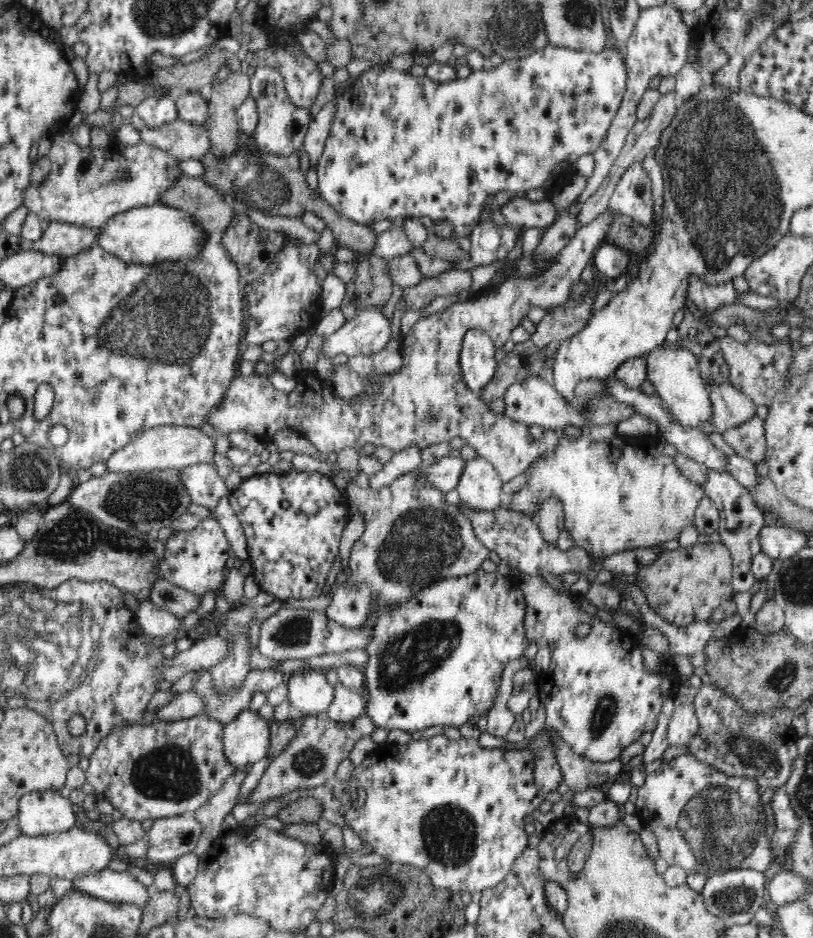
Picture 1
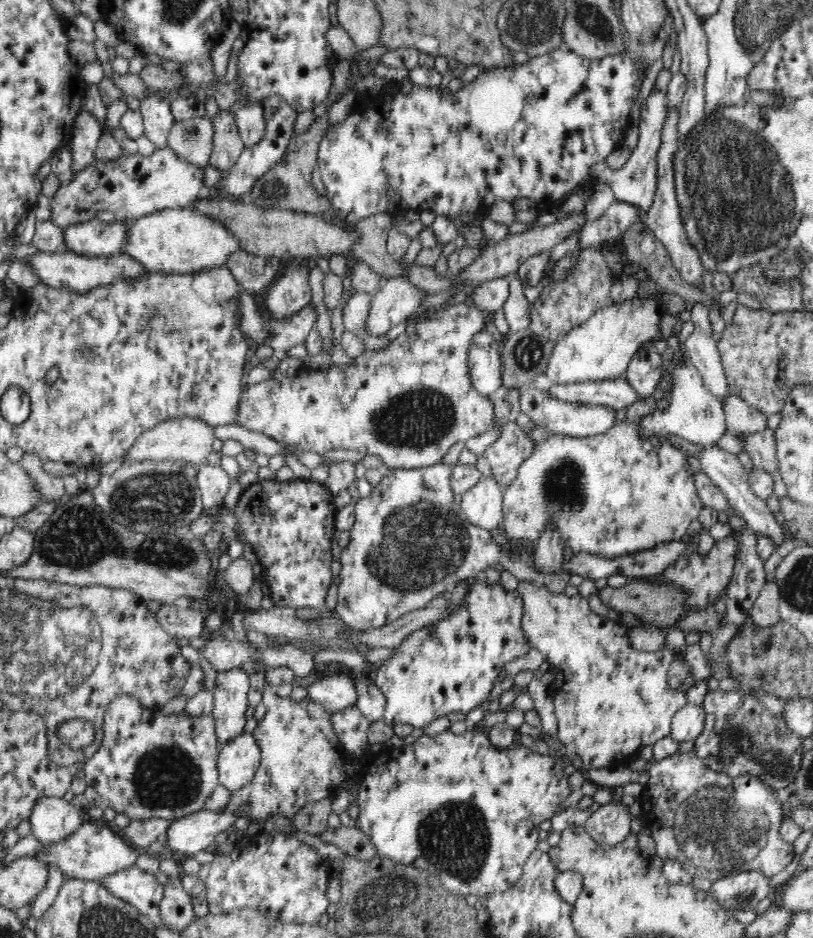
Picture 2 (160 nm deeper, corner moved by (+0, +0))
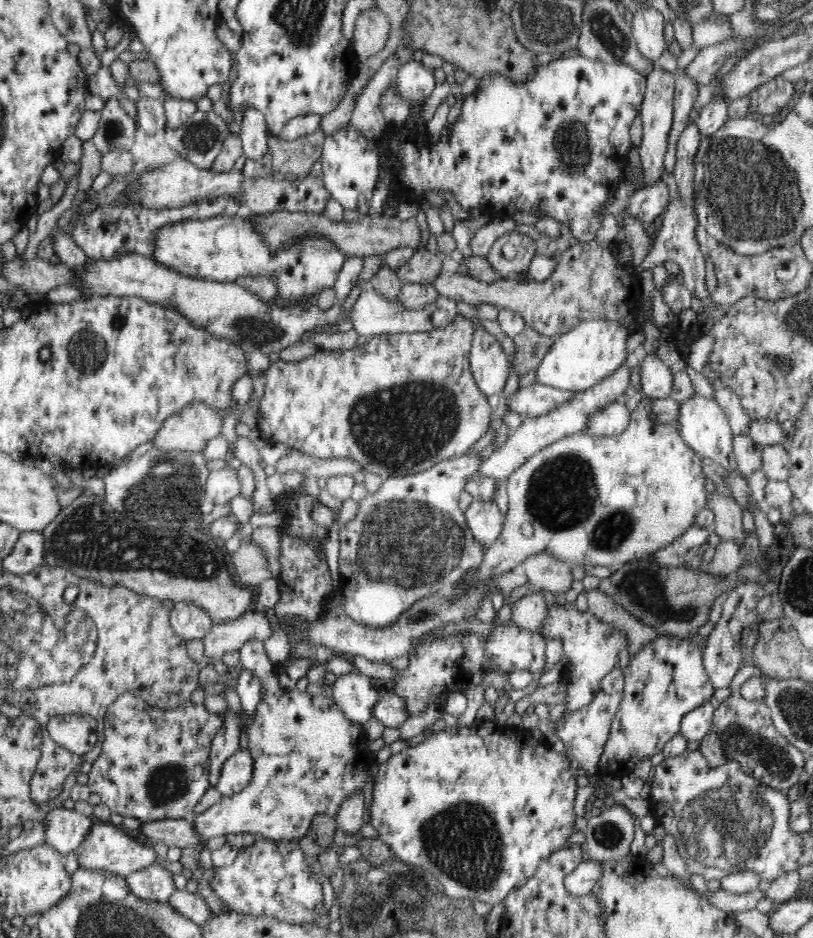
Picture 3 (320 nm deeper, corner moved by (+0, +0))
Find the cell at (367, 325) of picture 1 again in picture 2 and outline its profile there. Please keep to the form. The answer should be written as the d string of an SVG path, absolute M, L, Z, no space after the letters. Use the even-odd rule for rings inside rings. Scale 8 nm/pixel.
M390 277L385 280L382 288L372 296L372 302L370 302L370 312L366 320L368 336L384 335L393 326L414 316L427 296L428 293L425 290L415 287L405 277Z

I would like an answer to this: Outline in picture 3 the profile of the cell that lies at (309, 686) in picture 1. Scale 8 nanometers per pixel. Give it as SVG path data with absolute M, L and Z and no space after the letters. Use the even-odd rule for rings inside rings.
M360 673L337 676L329 694L352 722L363 725L372 718L372 708L380 700L381 692L376 682L372 684L372 677Z

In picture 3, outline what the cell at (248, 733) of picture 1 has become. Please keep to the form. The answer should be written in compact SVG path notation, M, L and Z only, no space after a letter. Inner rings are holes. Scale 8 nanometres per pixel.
M238 749L226 758L216 788L224 798L242 792L248 786L253 775L253 758L247 749Z

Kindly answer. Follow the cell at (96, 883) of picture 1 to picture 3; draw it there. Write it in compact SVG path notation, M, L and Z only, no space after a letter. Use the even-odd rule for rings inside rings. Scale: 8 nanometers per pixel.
M159 861L124 878L135 896L144 901L162 903L168 902L177 890L172 875Z

